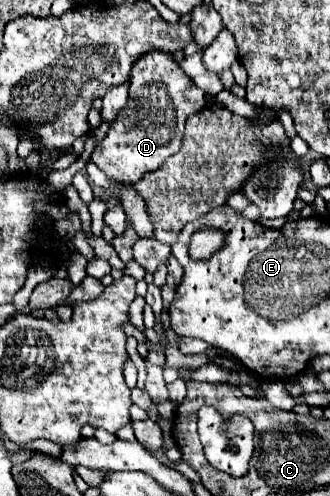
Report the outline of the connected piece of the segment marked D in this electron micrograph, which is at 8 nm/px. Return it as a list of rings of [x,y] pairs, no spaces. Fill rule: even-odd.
[[[146,52],[130,72],[130,98],[118,120],[110,124],[106,136],[96,144],[92,162],[118,182],[132,184],[142,178],[144,172],[152,172],[162,162],[176,154],[182,144],[184,124],[188,116],[200,112],[206,106],[206,96],[196,88],[190,78],[178,68],[166,52]]]

